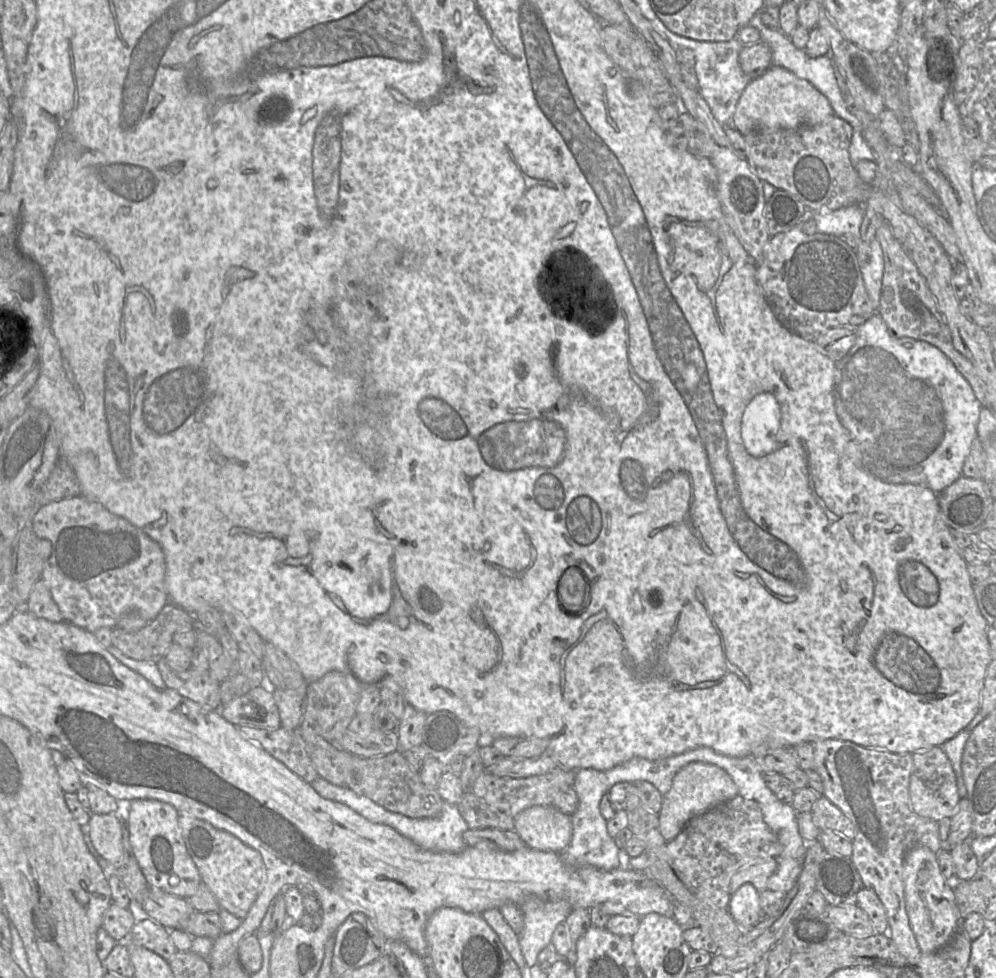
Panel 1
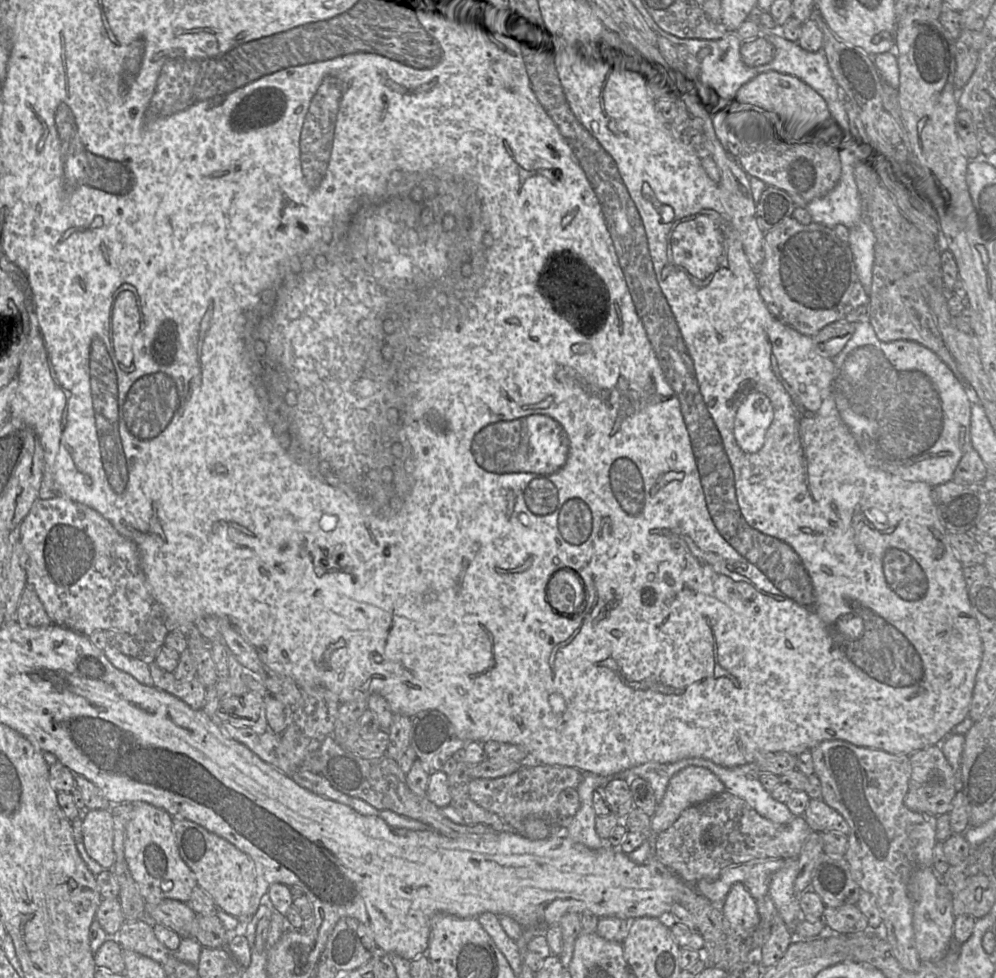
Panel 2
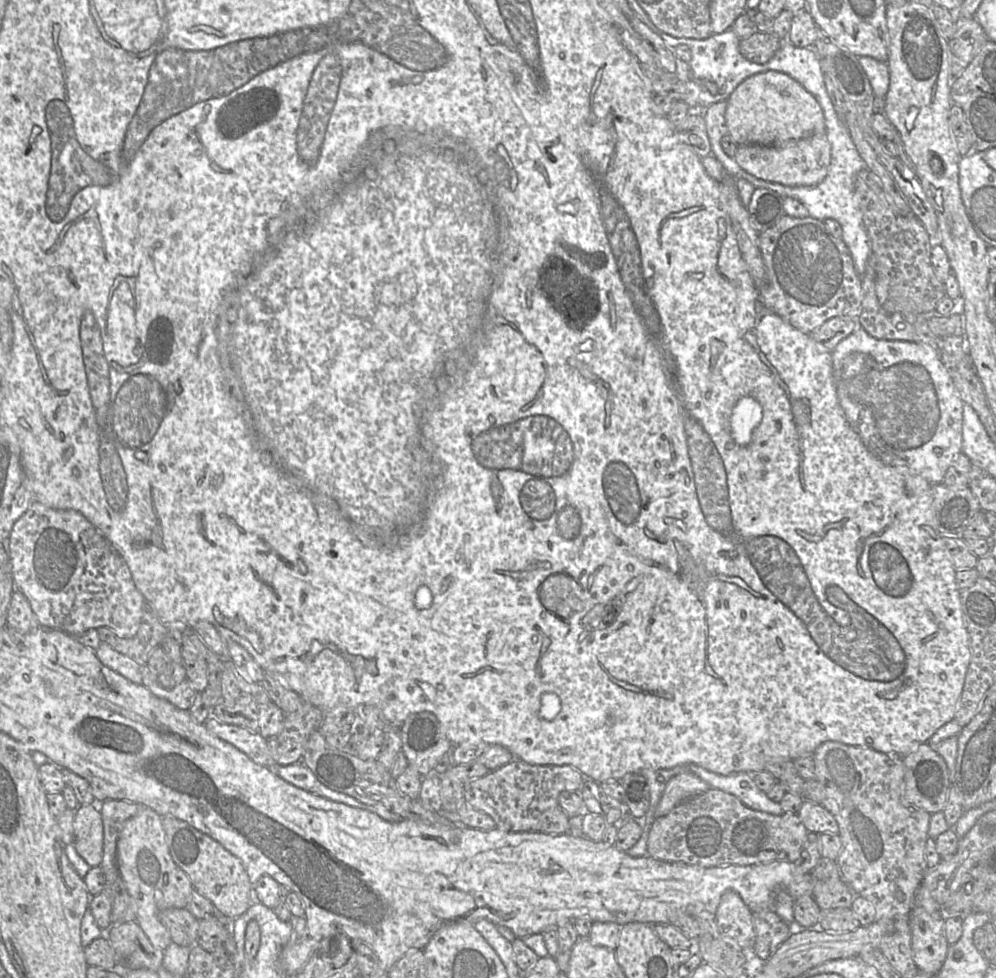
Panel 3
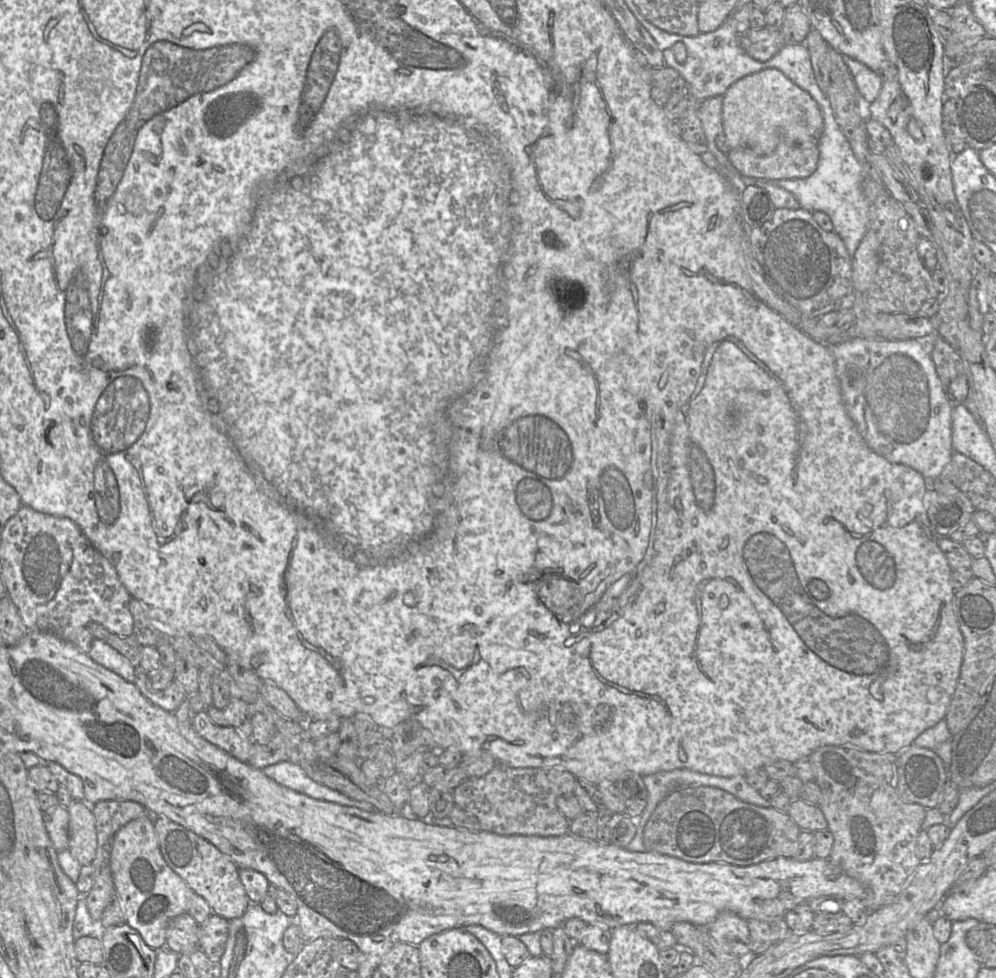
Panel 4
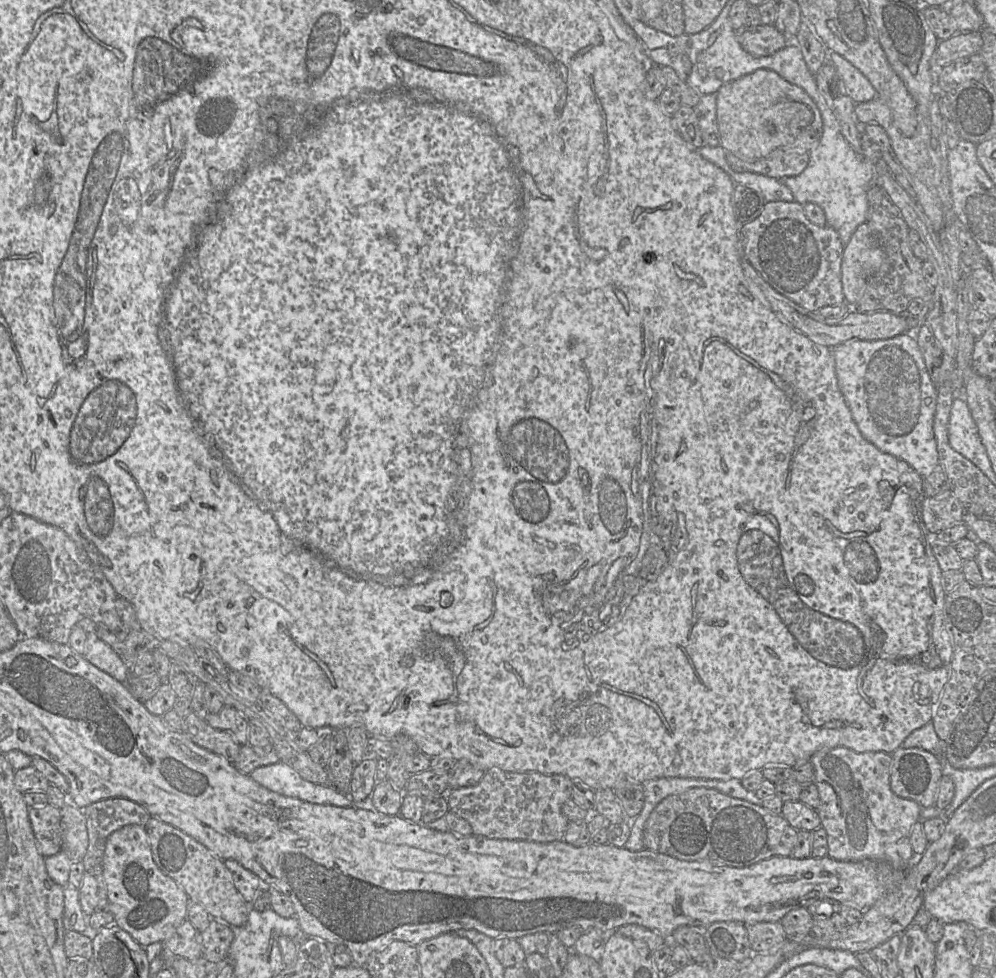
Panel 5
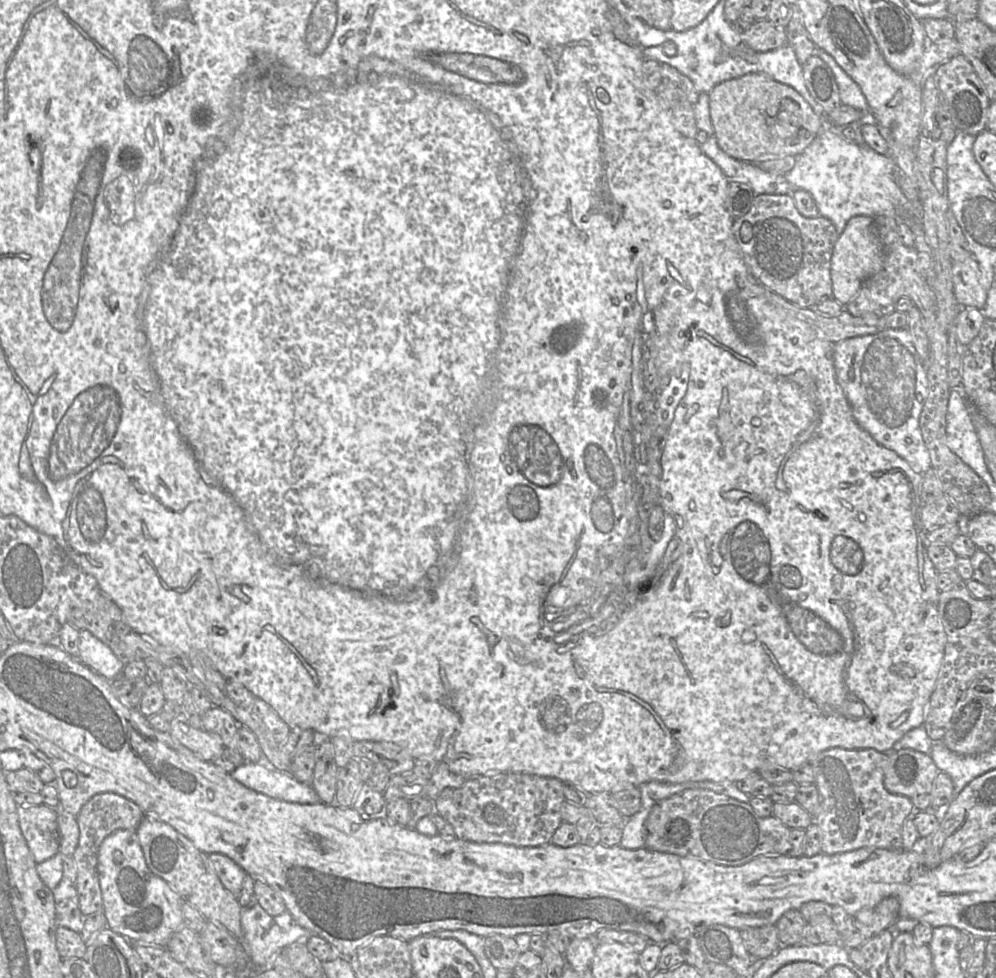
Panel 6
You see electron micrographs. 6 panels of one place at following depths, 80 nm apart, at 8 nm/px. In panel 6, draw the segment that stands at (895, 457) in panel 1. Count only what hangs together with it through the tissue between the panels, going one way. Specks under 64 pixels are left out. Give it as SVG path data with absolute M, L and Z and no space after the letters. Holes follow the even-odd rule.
M888 328L876 334L857 336L839 341L834 344L833 359L837 382L844 392L847 403L857 424L864 431L866 431L878 444L895 452L898 456L904 459L914 472L923 475L929 471L931 469L930 455L923 441L922 433L919 427L920 413L922 411L924 401L928 396L928 379L924 366L921 362L921 358L914 346L910 331L906 328Z

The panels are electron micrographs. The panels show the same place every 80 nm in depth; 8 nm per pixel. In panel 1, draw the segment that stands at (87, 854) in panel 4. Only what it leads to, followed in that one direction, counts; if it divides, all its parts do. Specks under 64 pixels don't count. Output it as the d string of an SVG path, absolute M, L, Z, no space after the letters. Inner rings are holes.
M91 814L83 827L95 851L119 868L124 859L122 822L114 814Z

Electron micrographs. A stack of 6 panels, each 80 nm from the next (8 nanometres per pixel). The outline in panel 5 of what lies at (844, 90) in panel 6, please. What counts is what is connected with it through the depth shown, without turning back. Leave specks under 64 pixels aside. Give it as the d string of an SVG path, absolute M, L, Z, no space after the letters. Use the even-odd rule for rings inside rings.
M829 52L831 61L843 80L849 97L856 103L866 103L877 97L877 92L863 73L841 55Z

